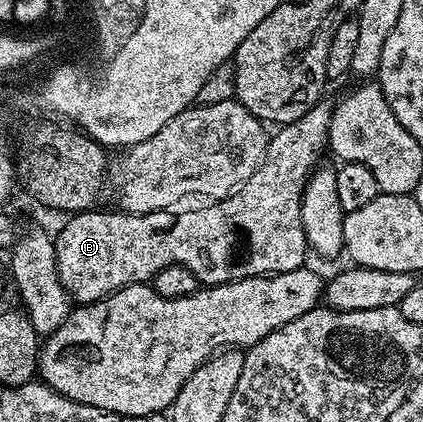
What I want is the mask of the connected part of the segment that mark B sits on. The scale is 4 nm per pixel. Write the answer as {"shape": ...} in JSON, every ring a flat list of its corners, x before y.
{"shape":[[326,103,314,105,309,111,305,111,305,115,301,115,301,119,297,119,288,125,280,125,270,134,267,150,263,156,263,161,257,167,257,171,253,171,253,175,249,175,249,179,245,184,239,186,229,197,220,197,212,200,210,203,203,203,200,209,187,209,184,213,175,214,175,211,158,209,155,213,125,213,122,211,114,211,115,213,99,213,100,211,88,211,85,213,77,213,66,218,67,221,63,225,60,233,54,234,55,254,57,255,57,275,61,279,61,283,65,287,65,291,70,295,72,302,78,303,80,306,88,305,94,301,102,301,104,297,110,293,116,293,118,289,124,289,130,285,142,285,149,283,157,275,157,271,161,271,161,267,169,267,170,265,180,265,181,267,189,267,189,271,193,271,193,275,197,275,197,279,204,286,220,285,221,283,229,283,237,279,245,279,246,277,266,277,285,271,293,271,294,269,304,268,304,261,309,250,305,237,305,231,302,229,301,223,301,203,302,193,305,191,306,183,310,179,312,173,324,159,323,152,326,154,329,149,327,136,331,127,331,111,332,106]]}

